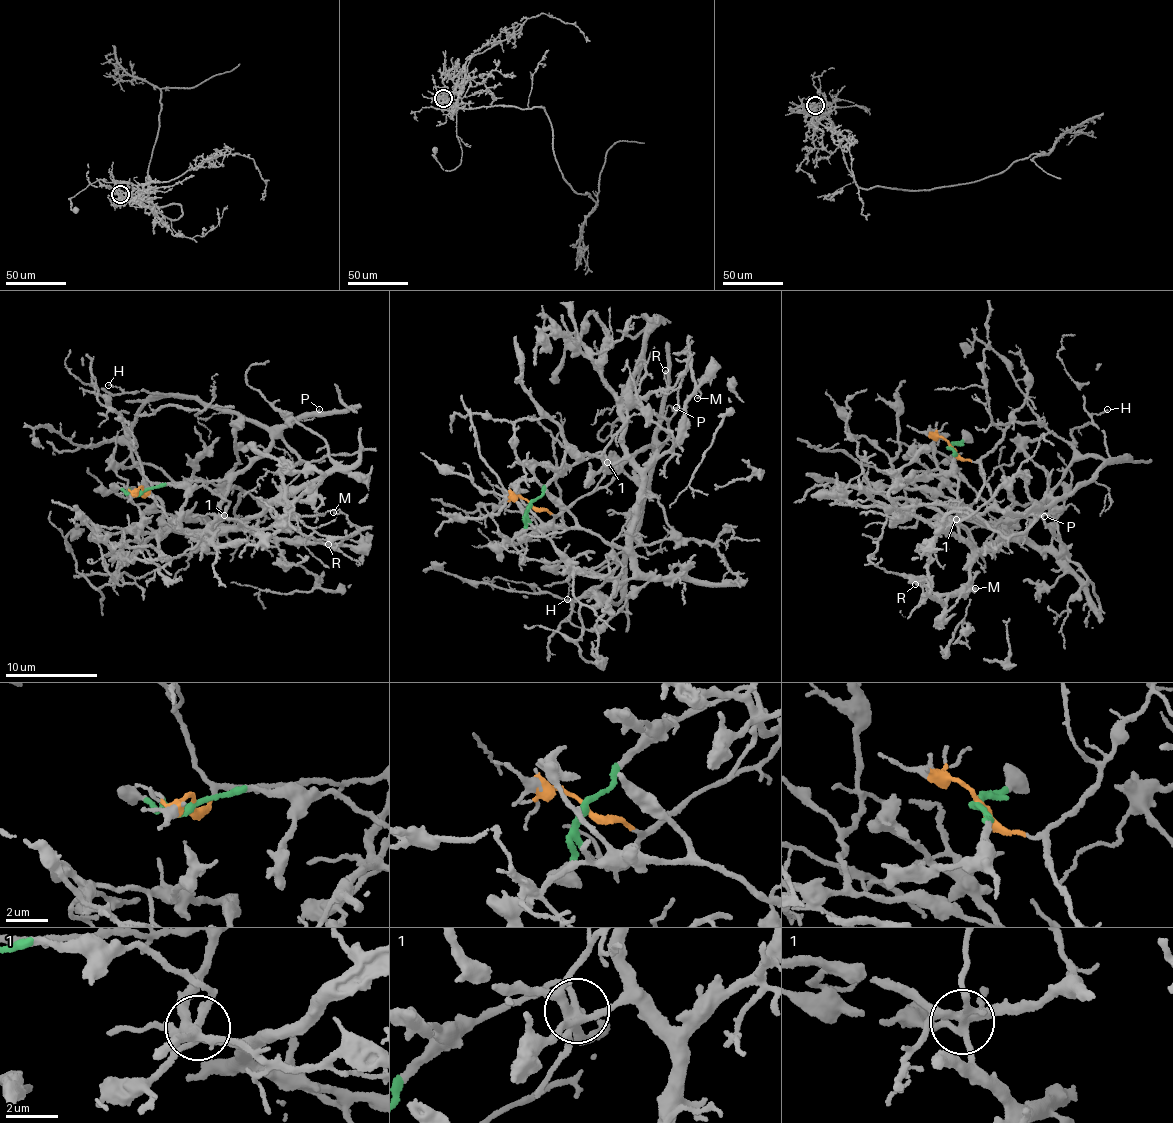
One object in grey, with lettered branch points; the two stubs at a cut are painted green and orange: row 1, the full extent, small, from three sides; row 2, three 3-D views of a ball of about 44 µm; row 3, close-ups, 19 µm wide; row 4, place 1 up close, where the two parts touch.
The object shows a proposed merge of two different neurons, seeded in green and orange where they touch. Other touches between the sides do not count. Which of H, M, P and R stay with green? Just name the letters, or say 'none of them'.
M

